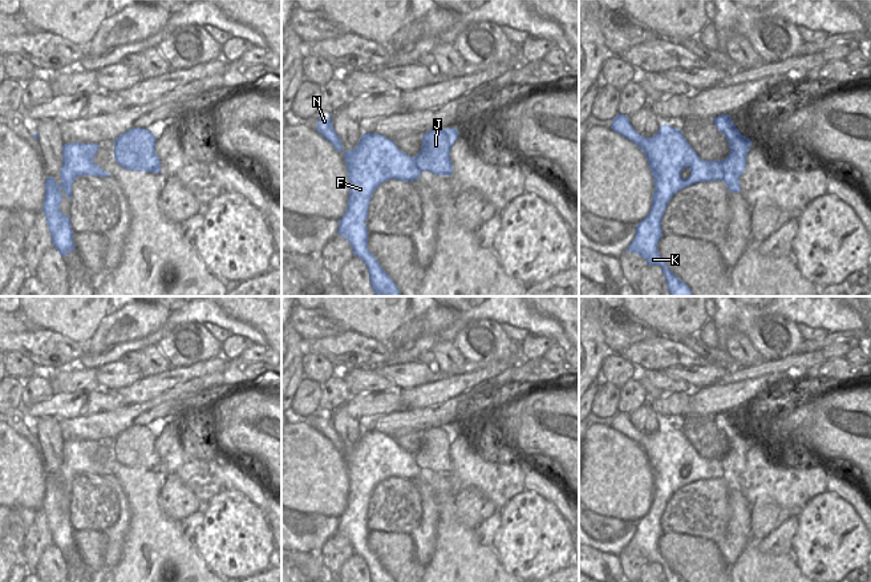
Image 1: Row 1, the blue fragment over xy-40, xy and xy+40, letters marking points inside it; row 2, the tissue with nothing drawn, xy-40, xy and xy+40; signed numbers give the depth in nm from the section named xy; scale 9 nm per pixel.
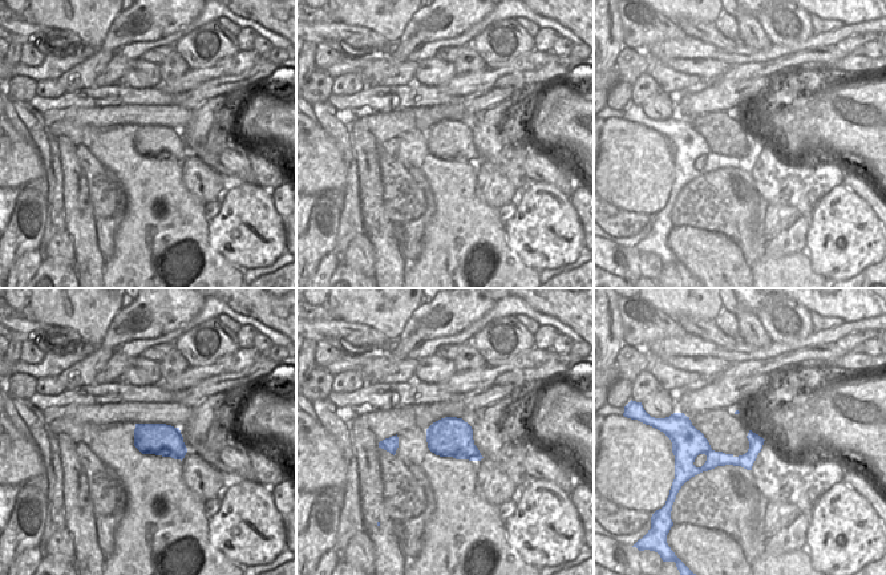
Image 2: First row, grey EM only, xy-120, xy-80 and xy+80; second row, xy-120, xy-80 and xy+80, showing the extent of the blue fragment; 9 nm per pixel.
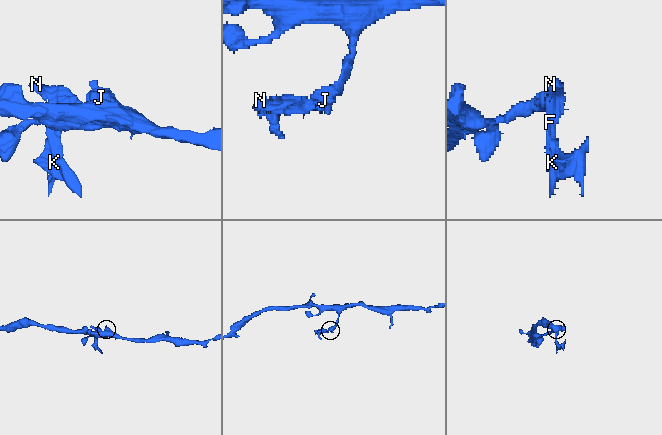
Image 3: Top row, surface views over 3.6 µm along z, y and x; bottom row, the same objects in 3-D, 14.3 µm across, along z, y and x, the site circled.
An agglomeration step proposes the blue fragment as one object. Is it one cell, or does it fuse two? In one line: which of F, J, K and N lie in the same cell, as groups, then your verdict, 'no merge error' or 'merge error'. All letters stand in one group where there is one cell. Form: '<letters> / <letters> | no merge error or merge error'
F K N / J | merge error

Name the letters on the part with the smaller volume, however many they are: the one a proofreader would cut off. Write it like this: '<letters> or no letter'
F, K, N

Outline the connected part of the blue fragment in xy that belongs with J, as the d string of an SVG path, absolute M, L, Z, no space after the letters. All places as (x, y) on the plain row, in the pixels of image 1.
M455 425L433 427L422 432L422 445L414 454L421 469L430 469L436 473L451 473L450 445L458 436Z

